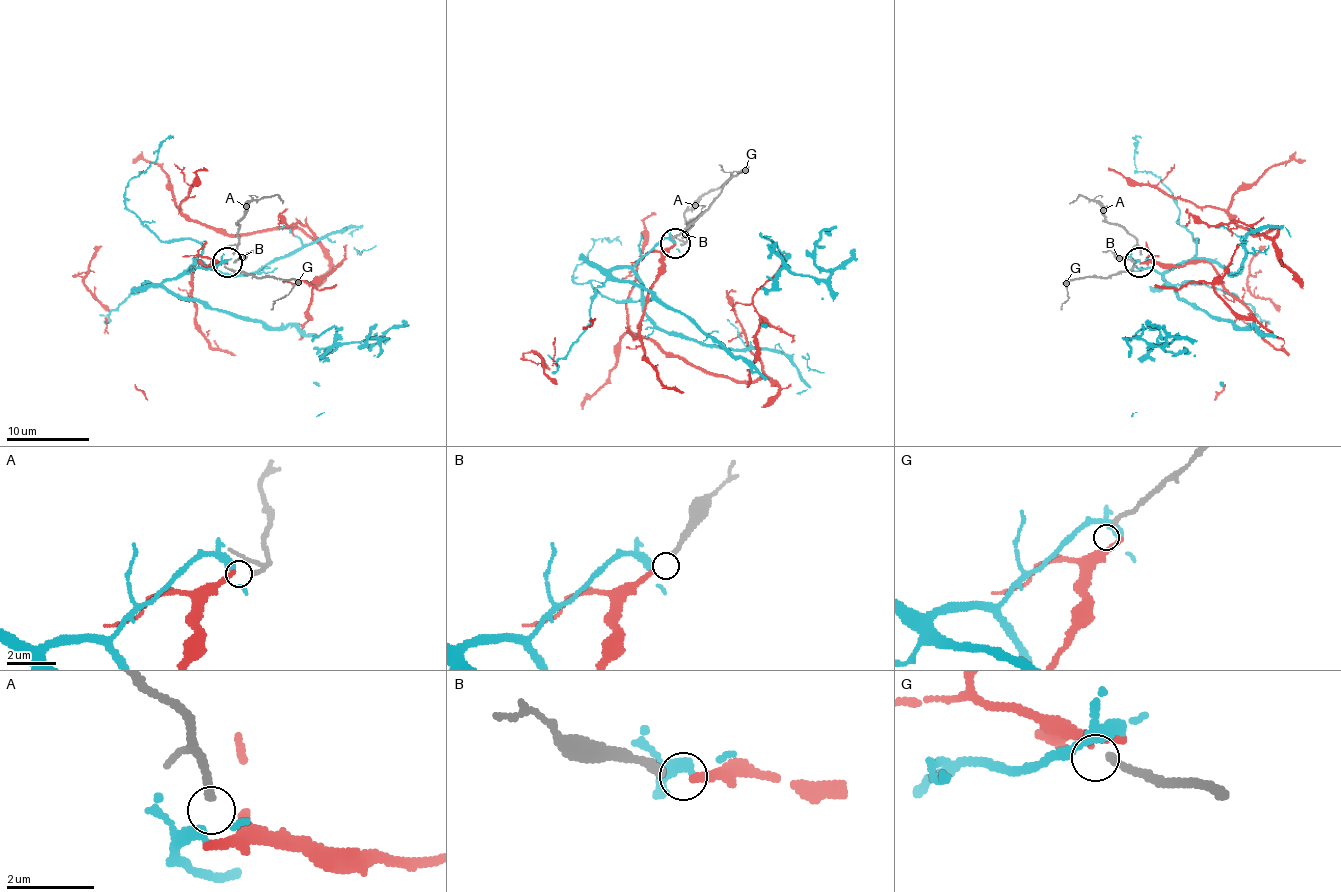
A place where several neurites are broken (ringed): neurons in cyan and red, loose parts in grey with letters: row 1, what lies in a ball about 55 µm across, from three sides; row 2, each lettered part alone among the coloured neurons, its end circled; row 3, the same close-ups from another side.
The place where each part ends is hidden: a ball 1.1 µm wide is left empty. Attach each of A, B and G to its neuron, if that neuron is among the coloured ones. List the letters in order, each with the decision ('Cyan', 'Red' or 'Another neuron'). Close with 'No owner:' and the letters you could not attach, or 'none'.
A: Cyan
B: Red
G: Another neuron
No owner: G

